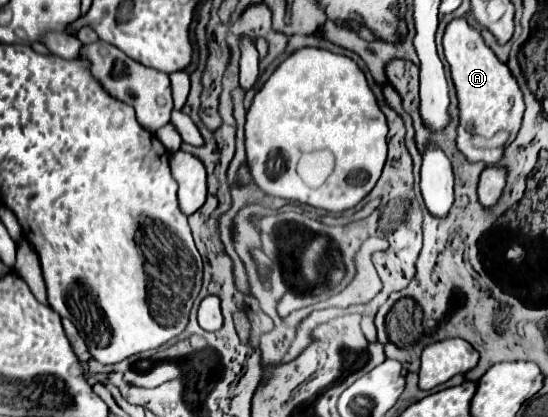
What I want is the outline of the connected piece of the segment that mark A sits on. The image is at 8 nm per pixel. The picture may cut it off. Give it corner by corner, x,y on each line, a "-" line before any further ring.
452,19
448,23
444,33
444,55
450,63
452,81
460,101
458,149
468,159
482,161
486,167
500,167
500,159
506,147
516,139
522,123
522,91
510,69
498,61
490,47
486,47
480,31
468,25
466,19

